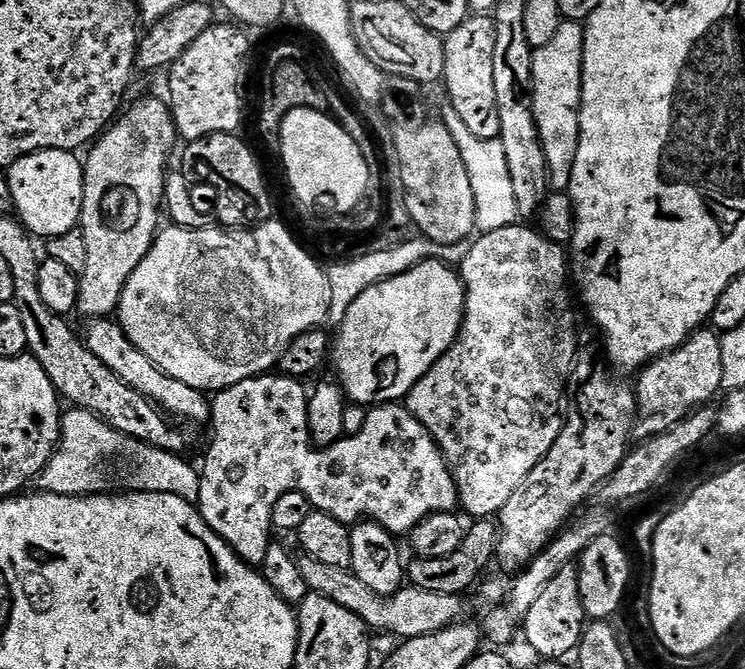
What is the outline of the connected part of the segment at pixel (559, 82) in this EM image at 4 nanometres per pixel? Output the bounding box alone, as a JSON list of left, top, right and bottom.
[532,20,584,190]

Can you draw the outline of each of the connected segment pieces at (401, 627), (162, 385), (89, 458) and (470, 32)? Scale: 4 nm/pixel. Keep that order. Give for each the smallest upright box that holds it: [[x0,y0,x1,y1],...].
[[299,555,464,641],[87,319,209,425],[39,406,200,505],[442,14,500,139]]

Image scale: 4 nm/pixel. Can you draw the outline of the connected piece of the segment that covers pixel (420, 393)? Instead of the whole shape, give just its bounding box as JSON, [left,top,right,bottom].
[406,222,577,518]

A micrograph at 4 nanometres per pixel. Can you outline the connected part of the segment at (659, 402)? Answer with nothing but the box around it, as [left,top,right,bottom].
[634,326,724,441]

